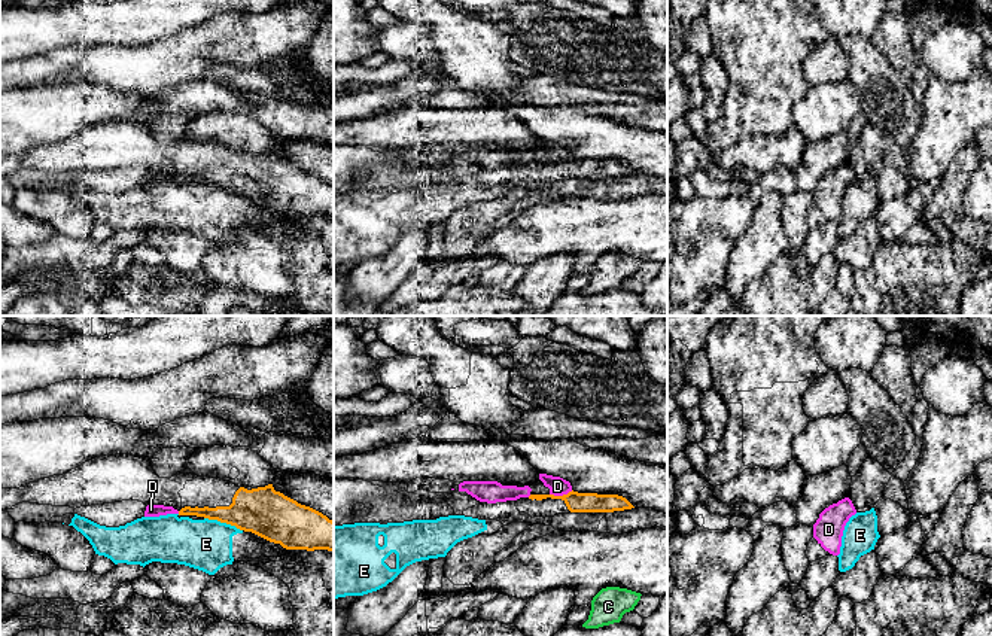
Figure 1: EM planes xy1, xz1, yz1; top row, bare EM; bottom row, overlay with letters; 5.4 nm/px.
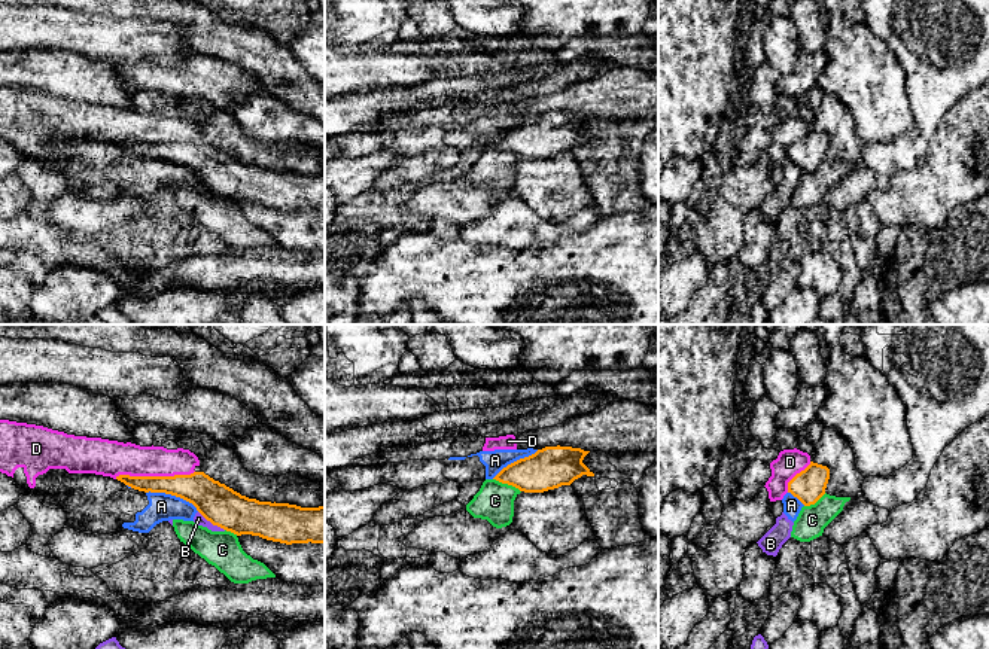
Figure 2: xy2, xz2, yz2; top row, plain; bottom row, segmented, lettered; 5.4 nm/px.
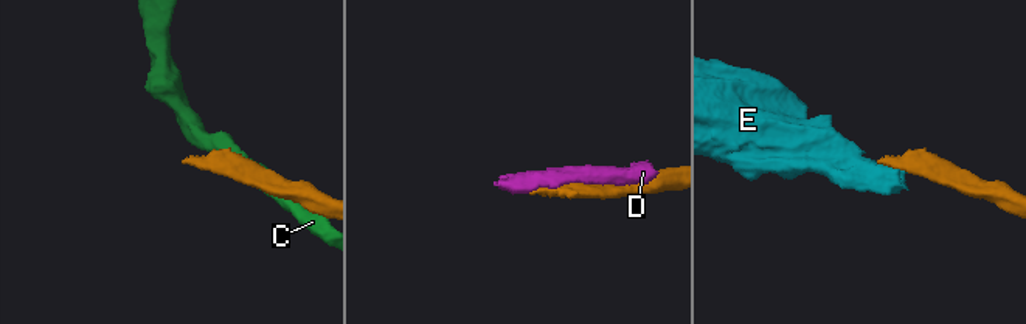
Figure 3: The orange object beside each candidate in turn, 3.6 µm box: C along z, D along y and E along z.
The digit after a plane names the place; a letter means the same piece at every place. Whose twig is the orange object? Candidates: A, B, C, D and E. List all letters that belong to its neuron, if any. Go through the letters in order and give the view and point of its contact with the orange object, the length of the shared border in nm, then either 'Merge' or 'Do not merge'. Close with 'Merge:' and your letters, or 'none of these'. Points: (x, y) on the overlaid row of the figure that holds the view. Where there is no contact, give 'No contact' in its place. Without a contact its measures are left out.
A: Touches orange at xy2 (173, 494). Shared border 300 nm. Do not merge
B: Touches orange at xy2 (212, 523). Shared border 180 nm. Do not merge
C: Touches orange at xz2 (507, 483). Shared border 170 nm. Do not merge
D: Touches orange at xy2 (154, 477). Shared border 440 nm. Do not merge
E: Touches orange at xy1 (224, 522). Shared border 220 nm. Do not merge
Merge: none of these

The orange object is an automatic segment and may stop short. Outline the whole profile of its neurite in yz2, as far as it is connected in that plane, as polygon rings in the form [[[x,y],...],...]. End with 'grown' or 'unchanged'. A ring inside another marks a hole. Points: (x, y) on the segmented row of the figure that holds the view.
[[[810,461],[788,482],[788,493],[797,497],[804,506],[815,505],[824,494],[830,479],[827,466]]]; unchanged

